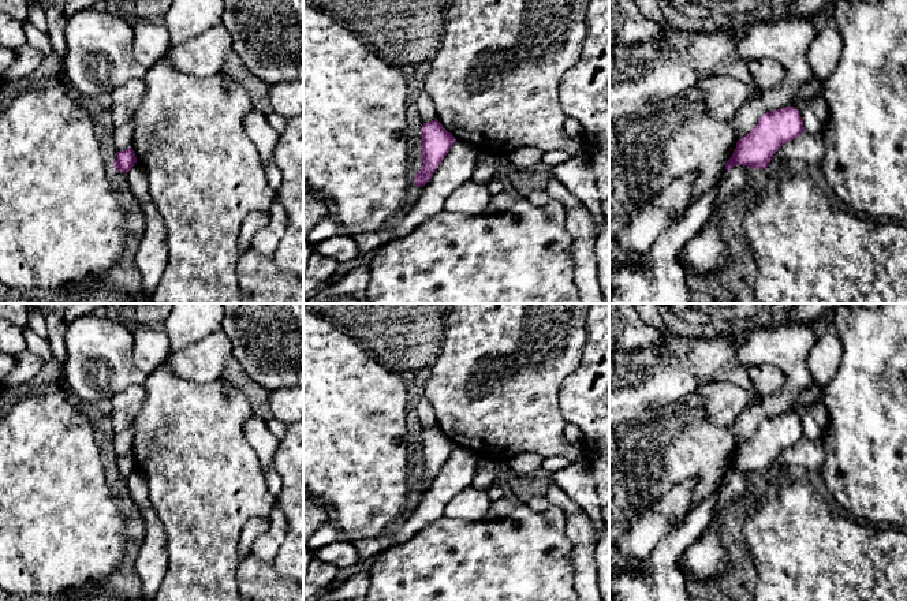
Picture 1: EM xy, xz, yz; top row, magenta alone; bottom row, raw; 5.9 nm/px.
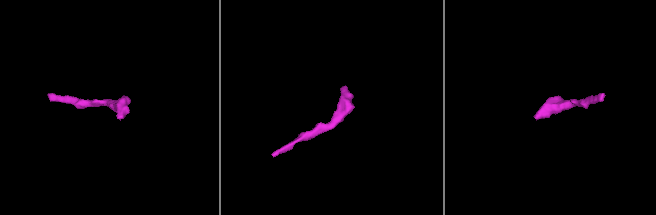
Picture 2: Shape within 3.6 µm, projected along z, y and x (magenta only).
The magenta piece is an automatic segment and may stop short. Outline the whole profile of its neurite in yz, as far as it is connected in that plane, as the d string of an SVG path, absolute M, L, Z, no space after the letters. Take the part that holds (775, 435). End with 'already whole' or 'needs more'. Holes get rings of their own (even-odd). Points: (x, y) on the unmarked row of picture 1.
M795 413L764 419L757 432L742 445L717 482L713 493L702 500L672 533L667 533L635 570L615 570L609 582L609 601L690 601L683 574L676 568L683 550L695 542L712 520L721 489L735 471L766 474L773 460L805 438Z | needs more

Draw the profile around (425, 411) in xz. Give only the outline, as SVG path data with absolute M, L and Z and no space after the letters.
M423 396L417 407L418 418L423 429L437 425L433 407L429 400Z

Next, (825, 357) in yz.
M833 325L825 328L809 357L811 380L822 391L836 374L841 355L843 347L839 331Z

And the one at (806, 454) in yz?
M802 438L791 448L783 451L772 463L770 467L777 467L781 471L792 467L803 467L809 471L820 473L824 466L825 455L821 443Z

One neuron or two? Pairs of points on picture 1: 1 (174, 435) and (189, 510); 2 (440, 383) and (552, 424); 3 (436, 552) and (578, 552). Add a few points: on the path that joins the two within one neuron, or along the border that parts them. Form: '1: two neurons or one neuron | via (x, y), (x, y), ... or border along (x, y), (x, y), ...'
1: one neuron | via (189, 454), (189, 491)
2: one neuron | via (467, 403), (510, 404), (525, 417)
3: two neurons | border along (564, 521), (564, 533), (571, 544), (574, 583)

